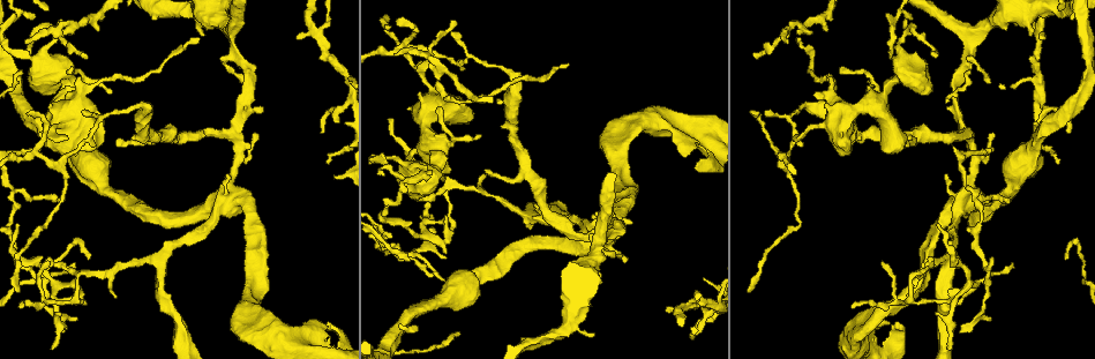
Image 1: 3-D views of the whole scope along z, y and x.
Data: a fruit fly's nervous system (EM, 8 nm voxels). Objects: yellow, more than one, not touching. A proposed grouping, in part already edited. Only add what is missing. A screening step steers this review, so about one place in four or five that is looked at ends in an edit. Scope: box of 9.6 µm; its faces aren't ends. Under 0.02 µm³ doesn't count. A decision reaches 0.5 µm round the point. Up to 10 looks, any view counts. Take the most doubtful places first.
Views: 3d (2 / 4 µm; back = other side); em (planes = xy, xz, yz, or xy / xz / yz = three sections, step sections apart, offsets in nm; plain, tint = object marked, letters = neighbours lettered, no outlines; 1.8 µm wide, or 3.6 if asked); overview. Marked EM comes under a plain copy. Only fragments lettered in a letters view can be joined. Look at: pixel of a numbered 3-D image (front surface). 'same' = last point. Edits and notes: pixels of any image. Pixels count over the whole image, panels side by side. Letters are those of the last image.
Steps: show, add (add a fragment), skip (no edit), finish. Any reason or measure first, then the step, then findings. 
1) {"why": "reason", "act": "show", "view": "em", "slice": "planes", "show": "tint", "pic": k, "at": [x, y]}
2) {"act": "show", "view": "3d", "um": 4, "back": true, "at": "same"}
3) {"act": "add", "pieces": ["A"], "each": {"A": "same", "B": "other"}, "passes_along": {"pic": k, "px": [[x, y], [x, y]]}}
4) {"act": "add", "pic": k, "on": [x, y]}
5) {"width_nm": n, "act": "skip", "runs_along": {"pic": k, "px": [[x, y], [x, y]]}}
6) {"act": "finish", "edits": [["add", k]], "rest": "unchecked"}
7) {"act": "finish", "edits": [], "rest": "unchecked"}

{"why": "arms part here", "act": "show", "view": "em", "slice": "planes", "show": "tint", "pic": 1, "at": [236, 132]}

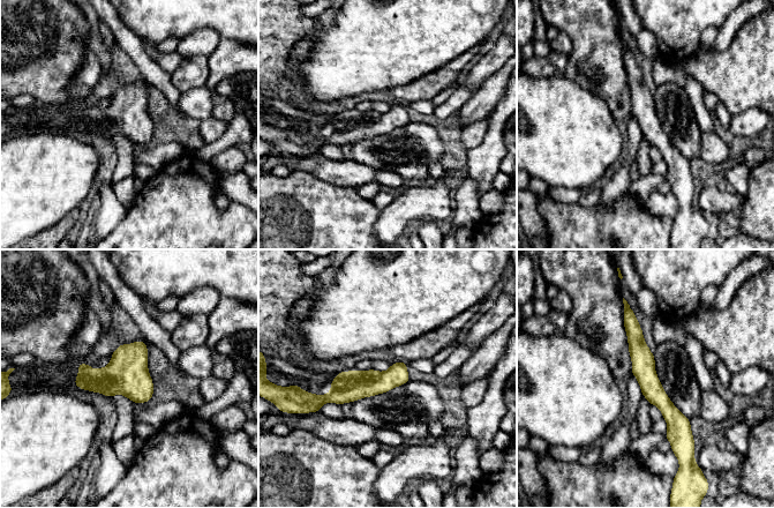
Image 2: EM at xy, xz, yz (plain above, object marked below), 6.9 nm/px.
{"act": "show", "view": "em", "slice": "planes", "show": "letters", "at": "same"}

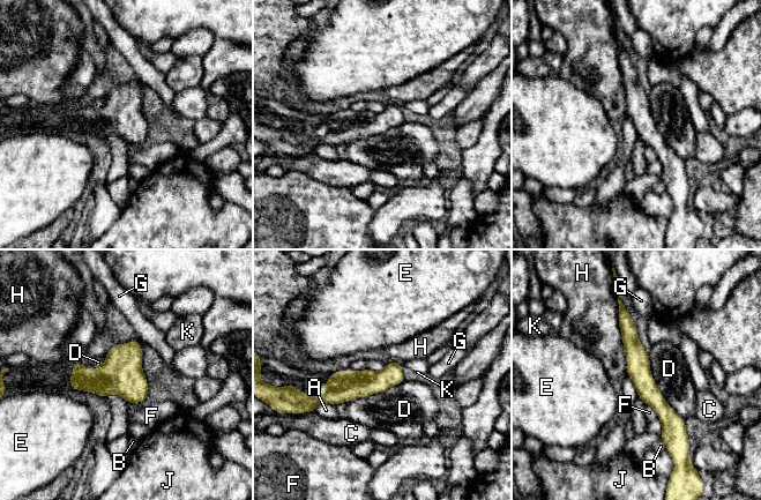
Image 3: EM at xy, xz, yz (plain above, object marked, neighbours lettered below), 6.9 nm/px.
{"width_nm": 160, "act": "skip", "each": {"A": "other", "B": "other", "C": "other", "D": "other", "E": "other", "F": "other", "G": "other", "H": "other", "J": "other", "K": "other"}, "found": "none of them fits"}

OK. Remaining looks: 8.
{"why": "an open end", "act": "show", "view": "em", "um": 3.6, "slice": "planes", "show": "letters", "pic": 1, "at": [854, 306]}

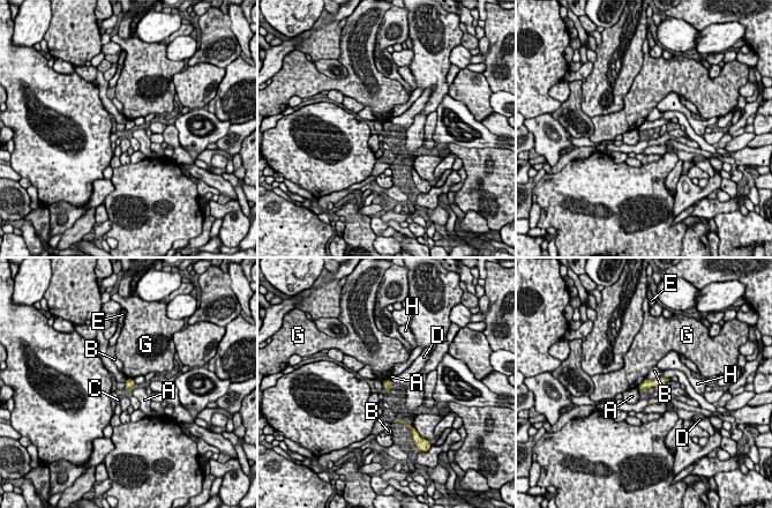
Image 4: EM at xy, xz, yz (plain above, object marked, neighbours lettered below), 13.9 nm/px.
{"act": "skip", "each": {"A": "other", "B": "other", "C": "other", "D": "other", "E": "other", "G": "other", "H": "other"}, "border": {"pic": 4, "px": [[646, 378], [637, 387]]}, "found": "no lettered fragment goes on from it"}

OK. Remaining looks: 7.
{"why": "thin end", "act": "show", "view": "3d", "um": 2, "pic": 1, "at": [798, 38]}

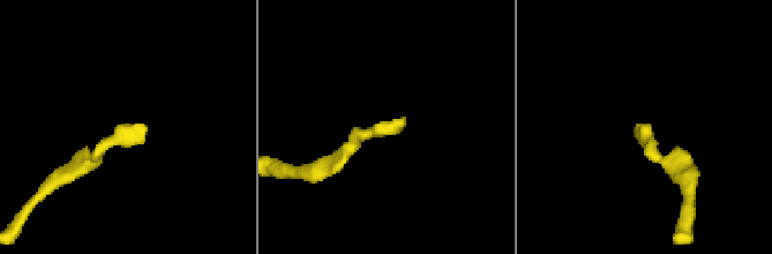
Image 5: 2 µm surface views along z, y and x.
{"act": "show", "view": "em", "slice": "xy", "step": 4, "show": "tint", "pic": 5, "at": [143, 127]}

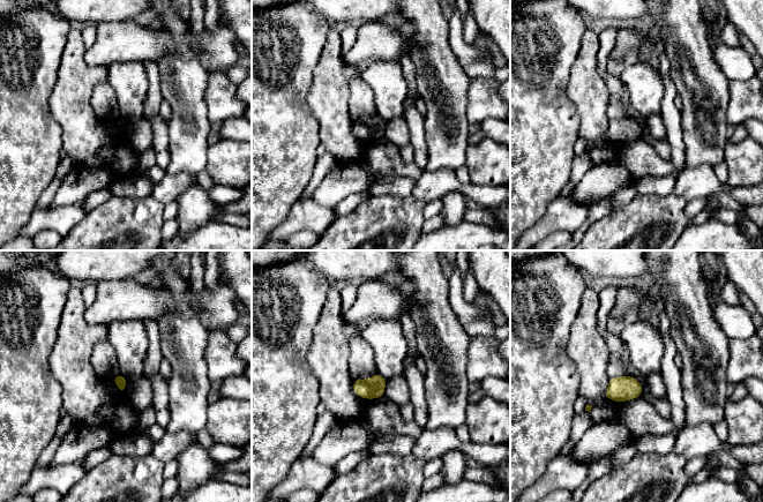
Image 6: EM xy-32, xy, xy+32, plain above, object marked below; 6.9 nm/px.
{"why": "cut it another way", "act": "show", "view": "em", "slice": "planes", "show": "letters", "at": "same"}

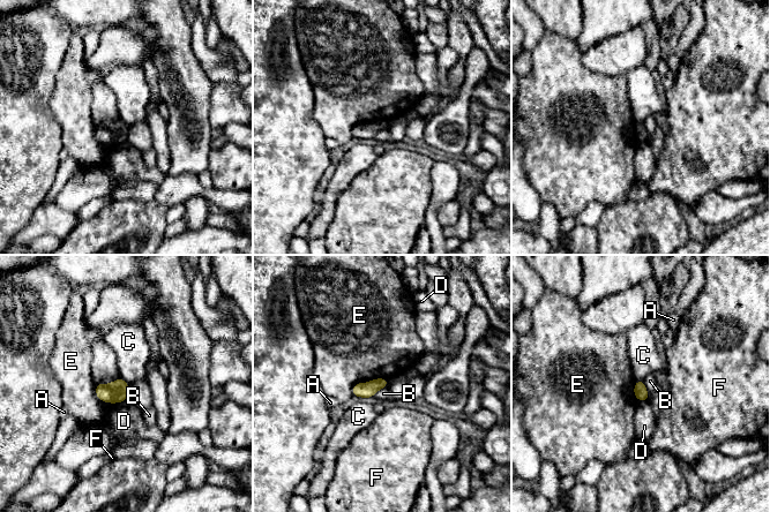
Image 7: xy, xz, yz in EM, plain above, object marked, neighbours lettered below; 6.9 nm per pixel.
{"act": "skip", "each": {"A": "other", "B": "other", "C": "other", "D": "other", "E": "other", "F": "other"}, "border": {"pic": 7, "px": [[119, 376], [128, 384]]}, "found": "no lettered fragment goes on from it"}

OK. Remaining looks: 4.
{"why": "tapers out", "act": "show", "view": "em", "slice": "yz", "step": 8, "show": "tint", "pic": 1, "at": [18, 291]}

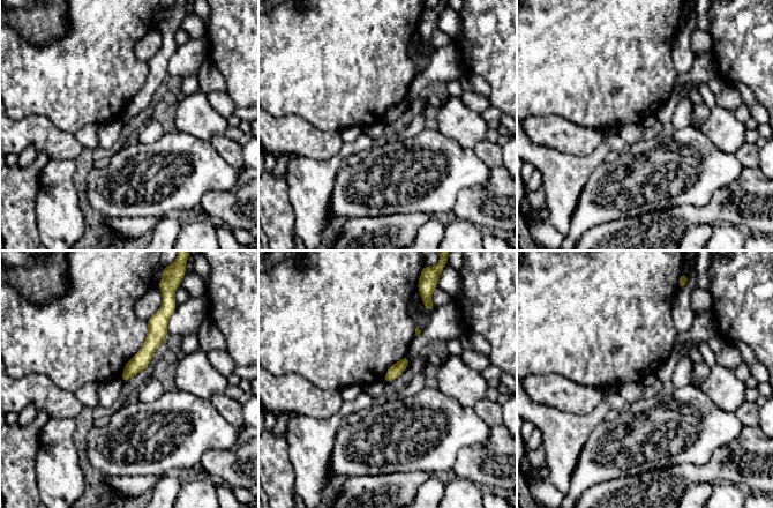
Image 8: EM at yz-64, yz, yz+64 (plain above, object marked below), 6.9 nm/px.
{"why": "cut it another way", "act": "show", "view": "em", "slice": "planes", "show": "letters", "at": "same"}

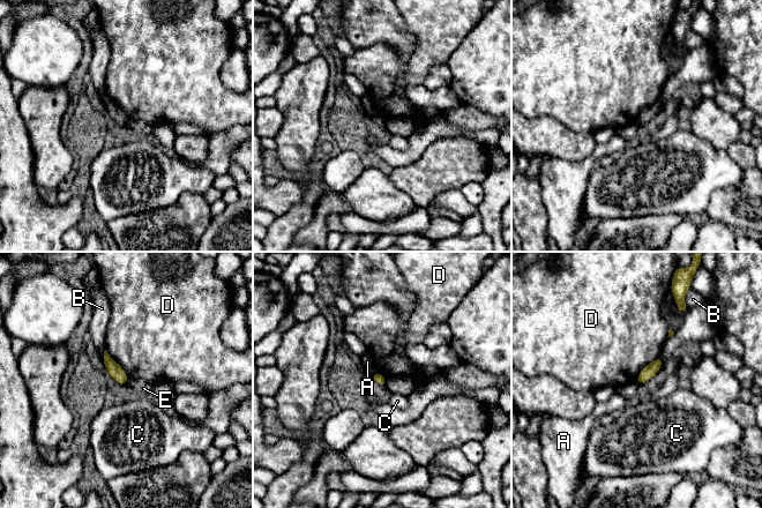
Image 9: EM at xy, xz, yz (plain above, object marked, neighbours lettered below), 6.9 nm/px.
{"longest_contact_nm": ["D", 280], "act": "skip", "each": {"A": "other", "B": "other", "C": "other", "D": "other", "E": "other"}, "found": "no lettered fragment goes on from it"}

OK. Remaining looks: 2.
{"act": "finish", "edits": [], "rest": "unchecked"}

